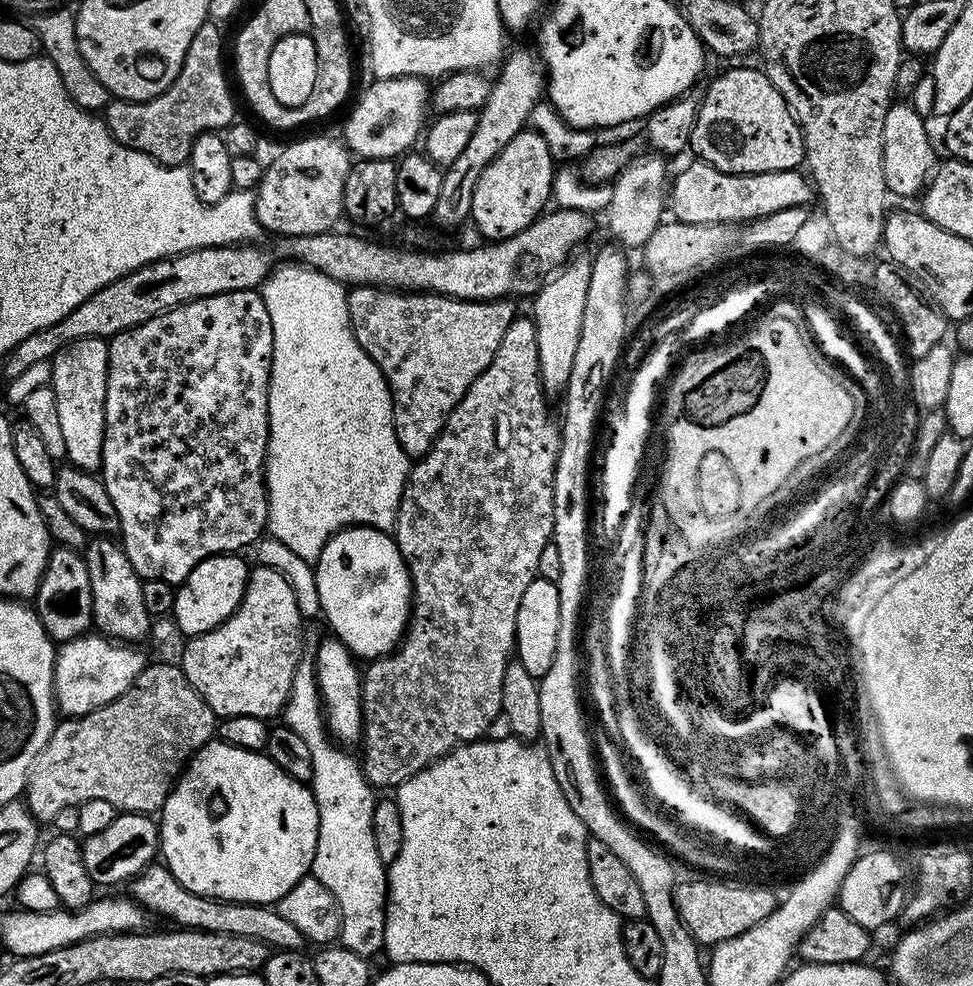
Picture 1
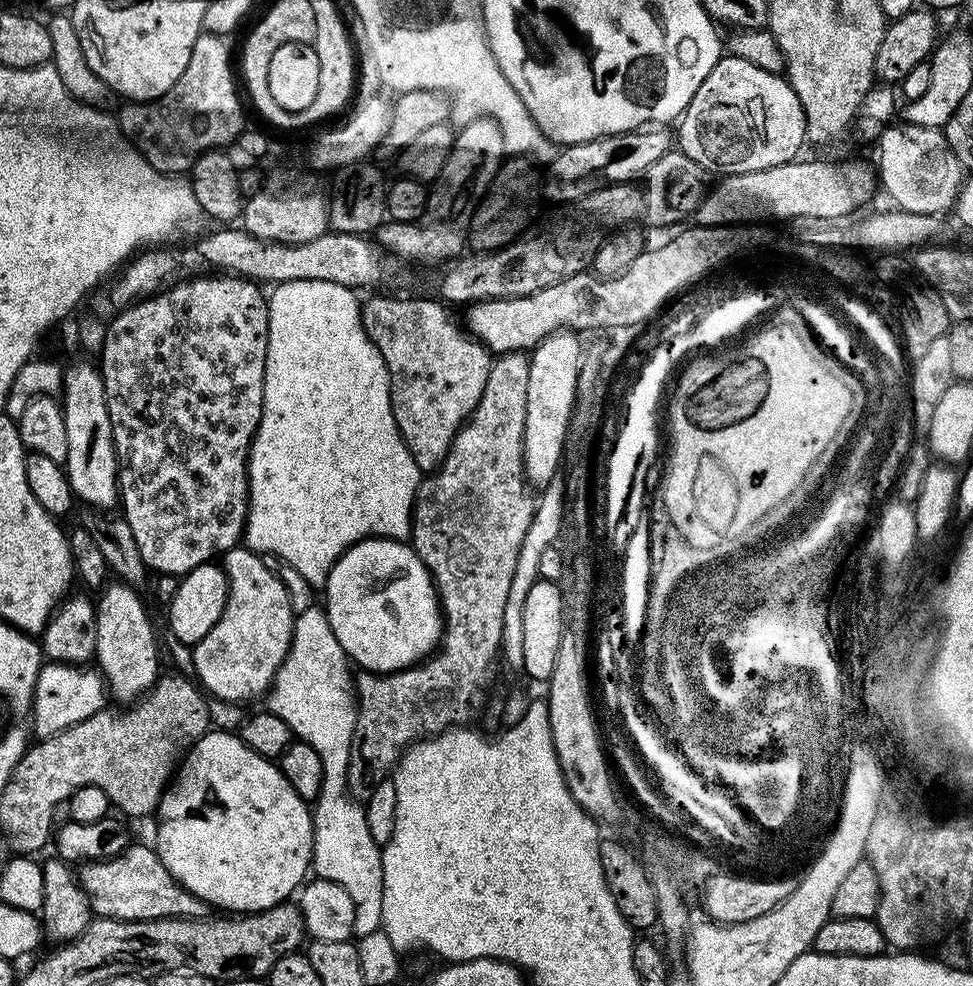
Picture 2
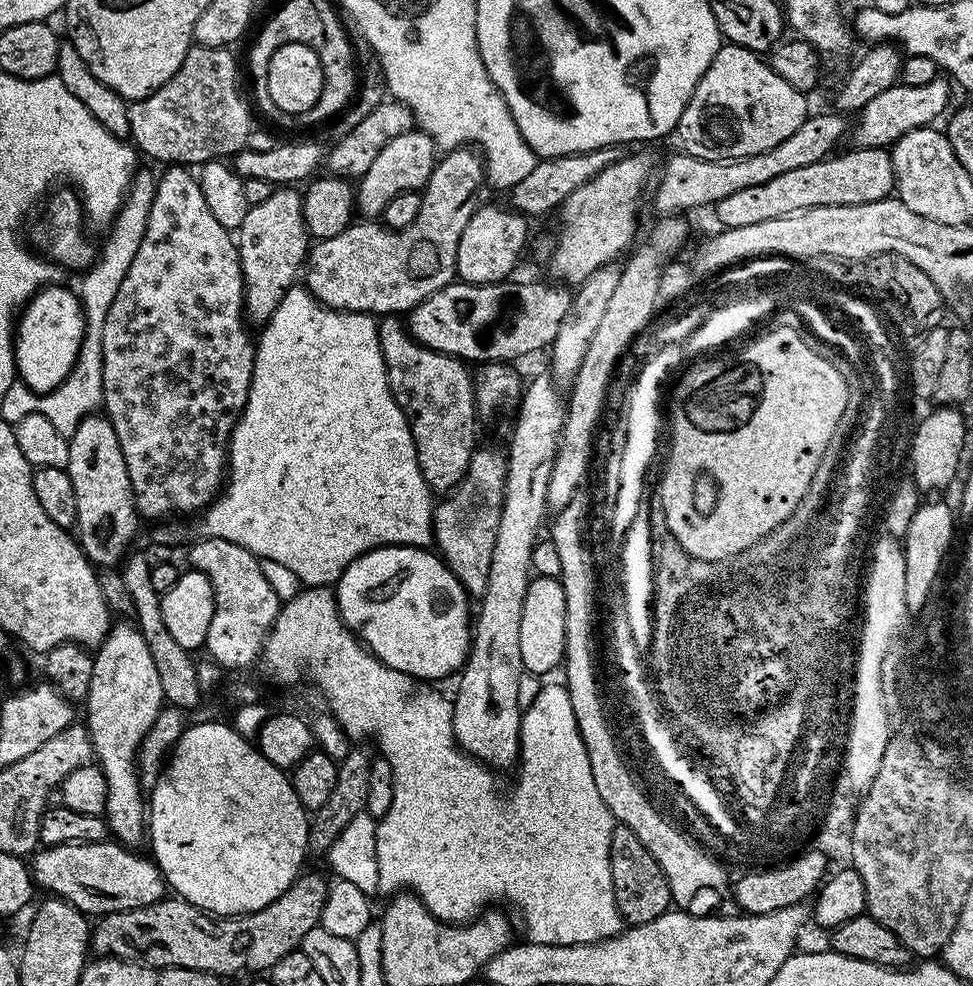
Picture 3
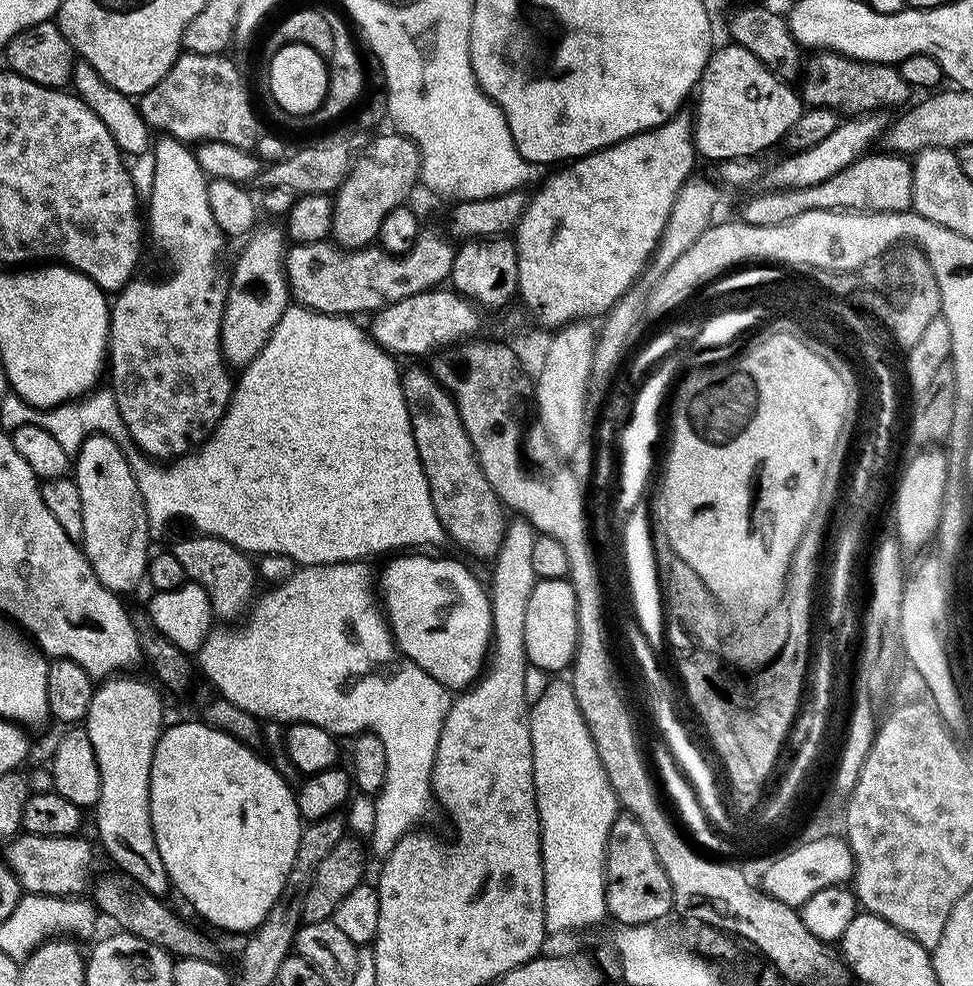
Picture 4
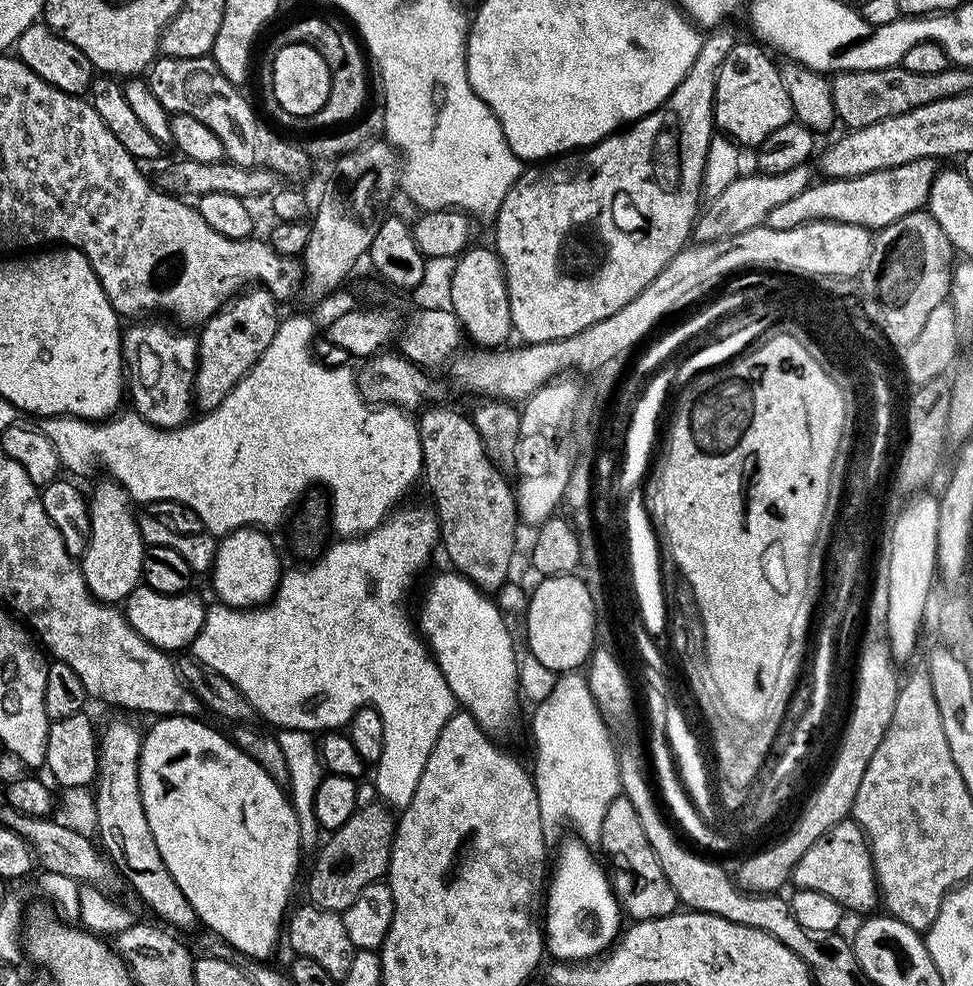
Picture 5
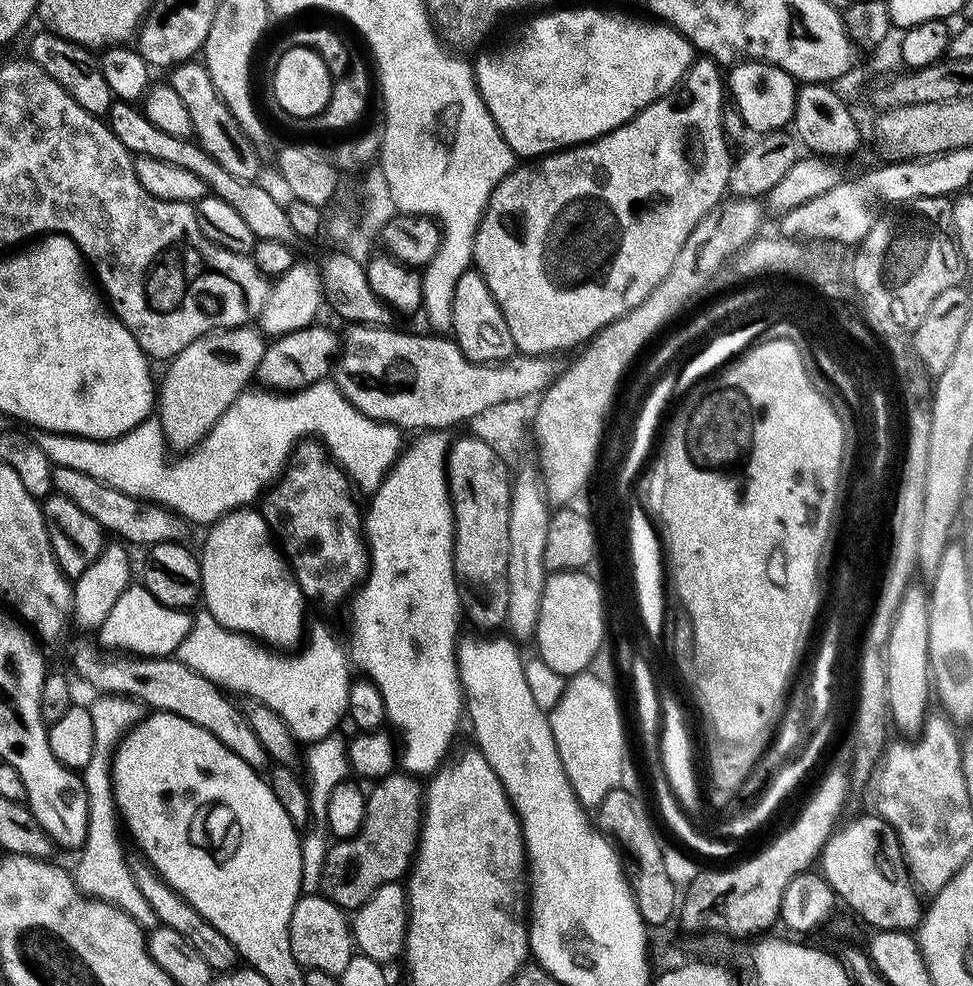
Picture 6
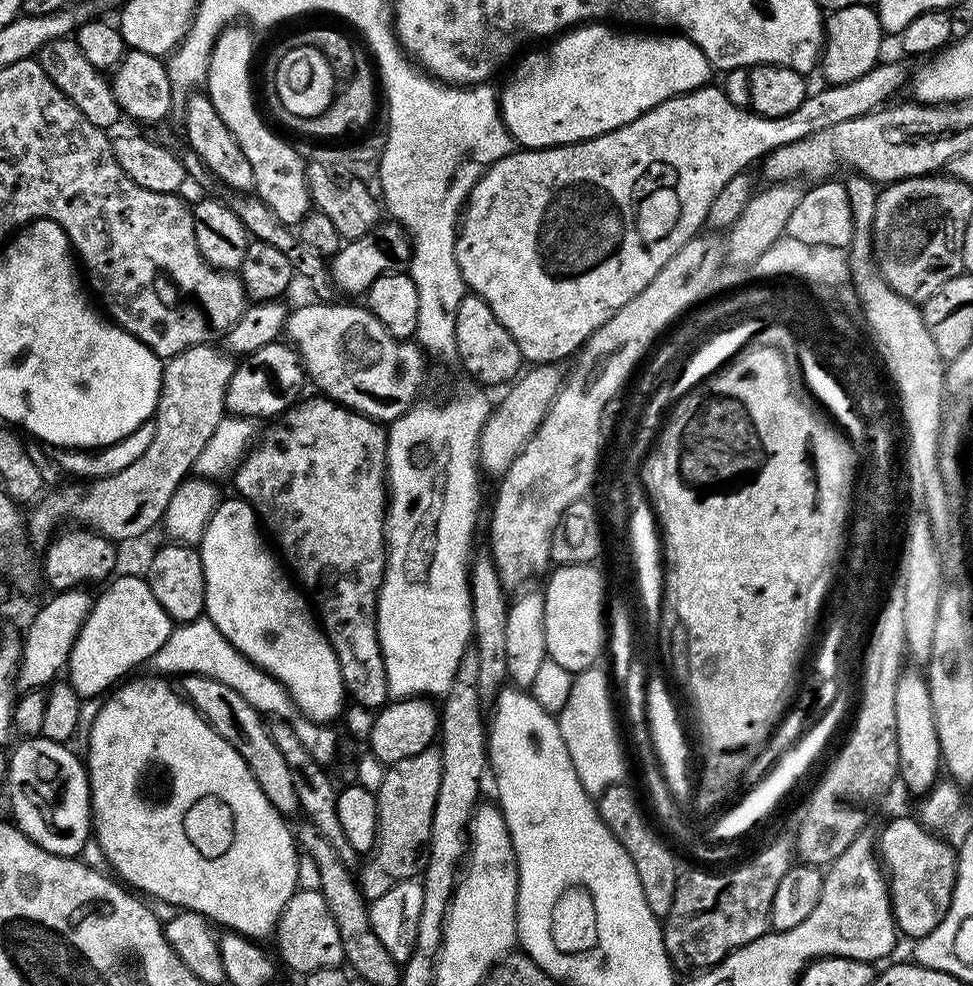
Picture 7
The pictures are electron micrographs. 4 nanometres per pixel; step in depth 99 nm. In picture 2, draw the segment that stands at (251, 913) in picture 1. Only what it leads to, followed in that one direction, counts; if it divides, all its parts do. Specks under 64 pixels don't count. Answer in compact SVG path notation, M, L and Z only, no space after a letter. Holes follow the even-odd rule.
M133 843L120 856L109 860L93 860L79 869L80 888L86 894L93 913L109 920L161 920L186 918L203 920L209 915L210 906L182 886L166 870L155 847Z

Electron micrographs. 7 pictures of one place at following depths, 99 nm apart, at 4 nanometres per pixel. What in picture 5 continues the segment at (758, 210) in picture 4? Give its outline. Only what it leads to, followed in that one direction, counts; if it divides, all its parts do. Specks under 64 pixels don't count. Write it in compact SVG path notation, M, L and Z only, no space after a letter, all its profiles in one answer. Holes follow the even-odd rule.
M915 160L897 168L878 170L854 178L824 178L821 184L812 182L800 194L770 210L766 224L774 230L794 230L794 226L815 220L833 220L879 230L906 214L921 211L927 205L930 186L937 171L936 160Z

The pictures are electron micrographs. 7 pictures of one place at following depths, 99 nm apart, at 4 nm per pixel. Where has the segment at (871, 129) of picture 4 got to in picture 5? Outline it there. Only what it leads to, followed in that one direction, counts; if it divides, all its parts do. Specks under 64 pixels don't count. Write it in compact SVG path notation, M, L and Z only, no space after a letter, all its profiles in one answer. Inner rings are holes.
M799 164L792 170L783 171L782 174L770 175L761 172L753 172L754 174L750 175L742 174L726 186L718 198L709 201L699 213L692 228L693 241L708 243L761 227L767 221L770 210L794 198L795 195L809 187L812 183L810 169L809 165Z

